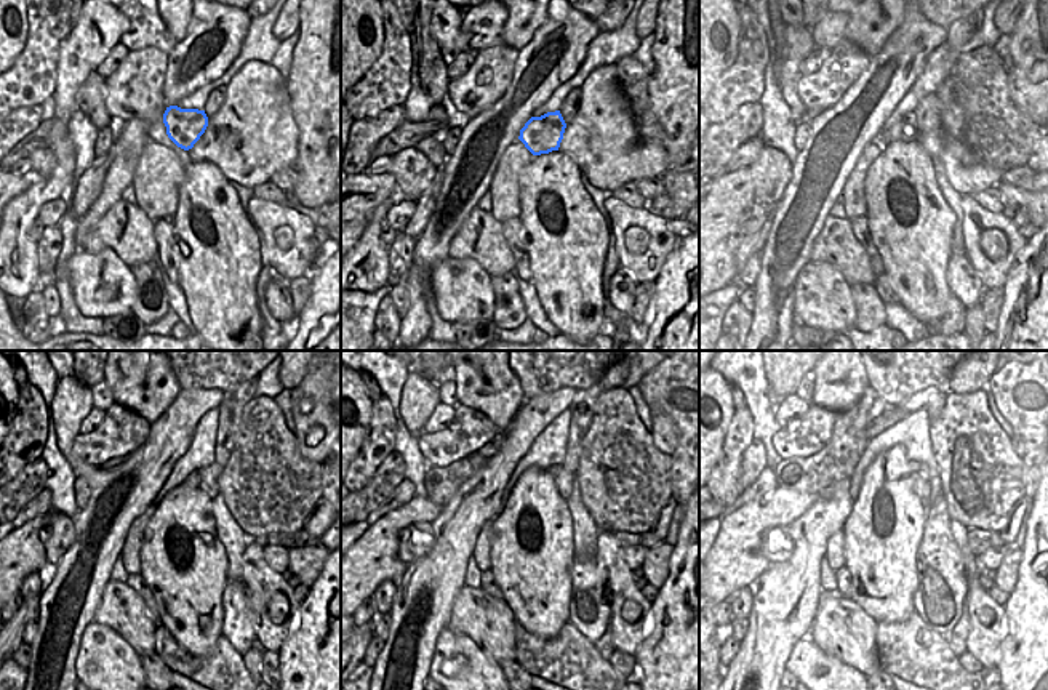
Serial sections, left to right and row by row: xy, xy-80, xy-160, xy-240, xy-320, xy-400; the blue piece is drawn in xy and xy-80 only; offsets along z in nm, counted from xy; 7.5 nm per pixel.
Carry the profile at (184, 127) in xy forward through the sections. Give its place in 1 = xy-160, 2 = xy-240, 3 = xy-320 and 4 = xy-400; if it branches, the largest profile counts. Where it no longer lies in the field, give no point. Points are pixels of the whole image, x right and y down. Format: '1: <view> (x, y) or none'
1: xy-160 (906, 130)
2: xy-240 (192, 481)
3: xy-320 (554, 471)
4: xy-400 (914, 466)

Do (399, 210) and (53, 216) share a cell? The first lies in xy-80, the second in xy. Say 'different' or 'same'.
same

